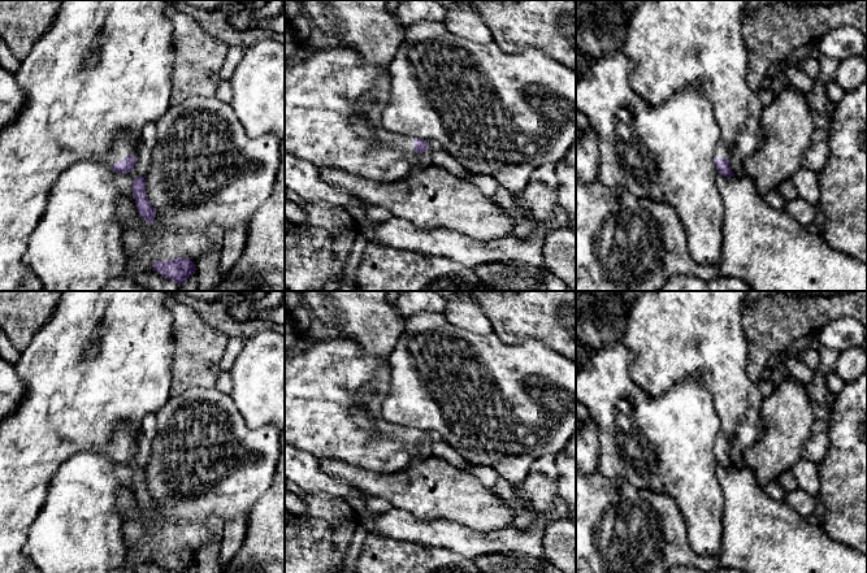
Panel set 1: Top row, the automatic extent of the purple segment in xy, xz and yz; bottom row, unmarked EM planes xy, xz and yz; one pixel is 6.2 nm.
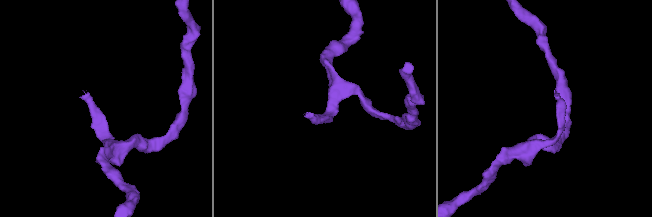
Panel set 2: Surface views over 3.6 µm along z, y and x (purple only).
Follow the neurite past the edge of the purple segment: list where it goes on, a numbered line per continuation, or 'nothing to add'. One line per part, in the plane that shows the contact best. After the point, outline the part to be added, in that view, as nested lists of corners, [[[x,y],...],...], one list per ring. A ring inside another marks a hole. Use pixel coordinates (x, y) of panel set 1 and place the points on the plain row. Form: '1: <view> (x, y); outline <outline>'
1: yz (675, 335); outline [[[643,291],[633,303],[623,343],[636,353],[632,379],[650,396],[660,396],[686,378],[697,379],[711,394],[720,420],[715,448],[727,450],[736,469],[745,466],[744,453],[764,433],[760,408],[764,396],[747,376],[749,340],[742,326],[742,304],[747,291]]]

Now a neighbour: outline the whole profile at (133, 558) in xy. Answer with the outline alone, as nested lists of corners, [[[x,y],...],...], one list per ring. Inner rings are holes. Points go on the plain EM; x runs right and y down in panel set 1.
[[[143,548],[142,551],[127,551],[125,567],[134,569],[138,564],[149,560],[151,560],[151,552],[148,548]]]

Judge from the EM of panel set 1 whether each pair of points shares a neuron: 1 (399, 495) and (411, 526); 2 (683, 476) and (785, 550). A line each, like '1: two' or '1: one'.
1: two
2: two

